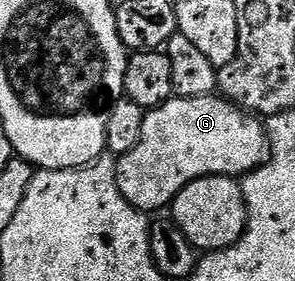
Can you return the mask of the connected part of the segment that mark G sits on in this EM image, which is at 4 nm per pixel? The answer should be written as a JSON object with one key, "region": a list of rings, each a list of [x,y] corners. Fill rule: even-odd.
{"region":[[[174,96],[162,106],[147,109],[140,144],[136,144],[132,152],[117,159],[118,187],[137,210],[151,212],[150,210],[162,210],[165,206],[167,209],[173,203],[174,197],[190,182],[195,182],[198,178],[209,178],[212,174],[245,176],[262,165],[267,157],[268,135],[265,125],[257,117],[247,114],[245,110],[239,110],[233,102],[227,102],[221,96]]]}

